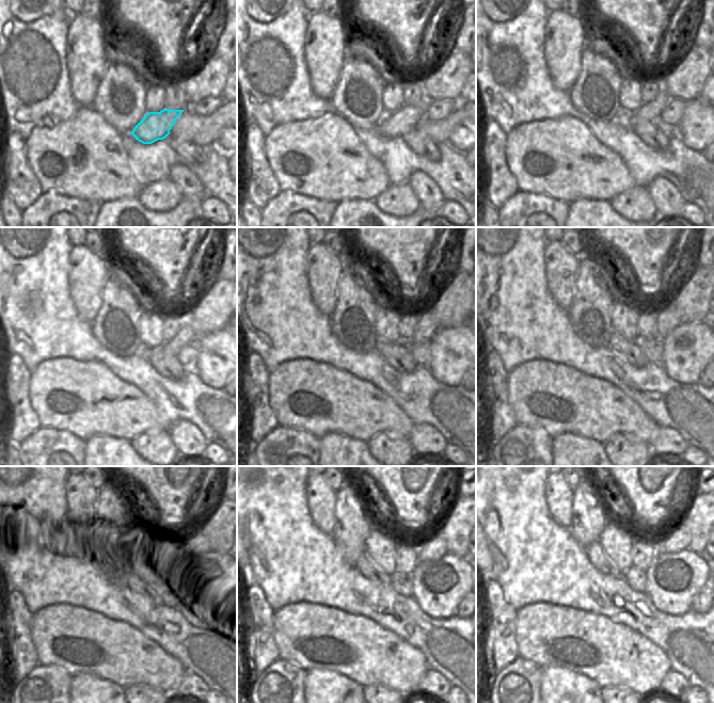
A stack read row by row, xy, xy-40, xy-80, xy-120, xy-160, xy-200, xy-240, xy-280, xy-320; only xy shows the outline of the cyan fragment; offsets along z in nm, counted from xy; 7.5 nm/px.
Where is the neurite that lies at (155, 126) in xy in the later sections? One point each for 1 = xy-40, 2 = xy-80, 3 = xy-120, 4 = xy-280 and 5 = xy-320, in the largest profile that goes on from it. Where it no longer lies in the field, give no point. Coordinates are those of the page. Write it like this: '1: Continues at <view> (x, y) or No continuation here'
1: Continues at xy-40 (397, 124)
2: Continues at xy-80 (651, 111)
3: Continues at xy-120 (185, 335)
4: Continues at xy-280 (433, 547)
5: Continues at xy-320 (678, 539)

